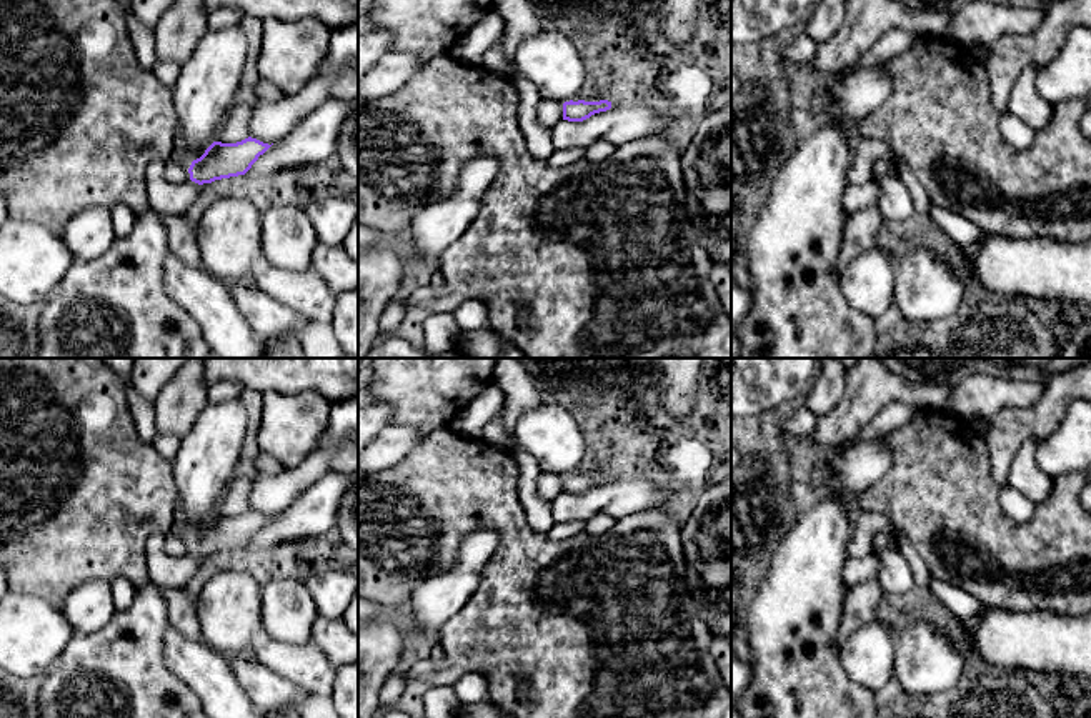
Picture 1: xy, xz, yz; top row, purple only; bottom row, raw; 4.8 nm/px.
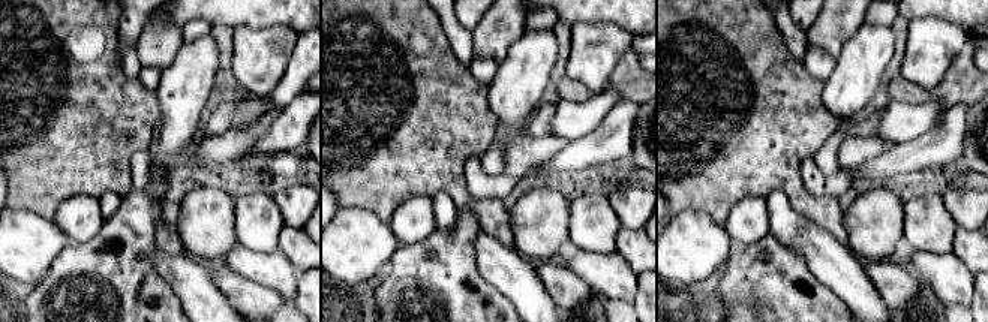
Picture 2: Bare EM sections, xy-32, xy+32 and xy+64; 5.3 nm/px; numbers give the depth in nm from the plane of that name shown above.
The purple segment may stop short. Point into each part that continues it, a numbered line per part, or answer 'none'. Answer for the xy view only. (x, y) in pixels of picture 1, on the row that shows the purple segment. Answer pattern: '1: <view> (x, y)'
1: xy (172, 199)

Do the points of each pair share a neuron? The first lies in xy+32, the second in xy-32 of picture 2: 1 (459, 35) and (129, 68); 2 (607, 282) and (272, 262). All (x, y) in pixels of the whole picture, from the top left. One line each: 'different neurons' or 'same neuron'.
1: same neuron
2: same neuron

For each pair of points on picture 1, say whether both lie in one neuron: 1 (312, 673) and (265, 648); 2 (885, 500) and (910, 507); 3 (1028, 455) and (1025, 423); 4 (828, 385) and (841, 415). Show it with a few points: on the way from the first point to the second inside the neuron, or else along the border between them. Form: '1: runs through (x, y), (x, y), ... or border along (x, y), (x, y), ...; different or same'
1: runs through (300, 665), (277, 655); same
2: runs through (891, 500), (903, 500); same
3: border along (1035, 438), (1023, 442), (1015, 453), (1008, 475); different
4: border along (846, 375), (843, 397), (826, 413), (818, 417); different

